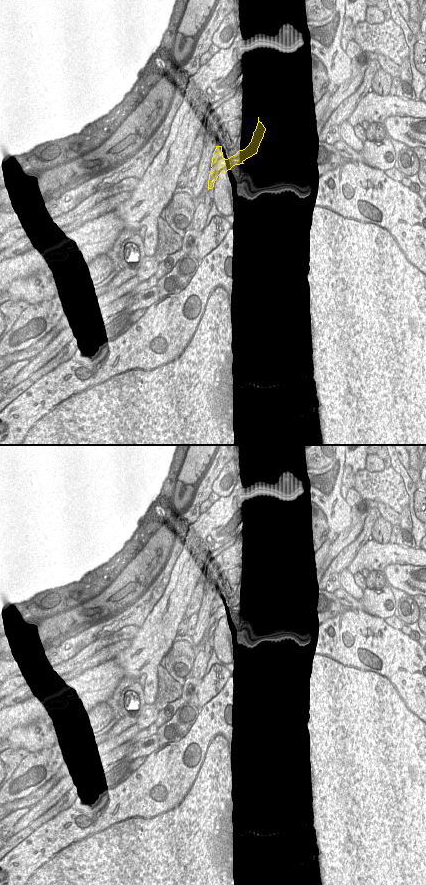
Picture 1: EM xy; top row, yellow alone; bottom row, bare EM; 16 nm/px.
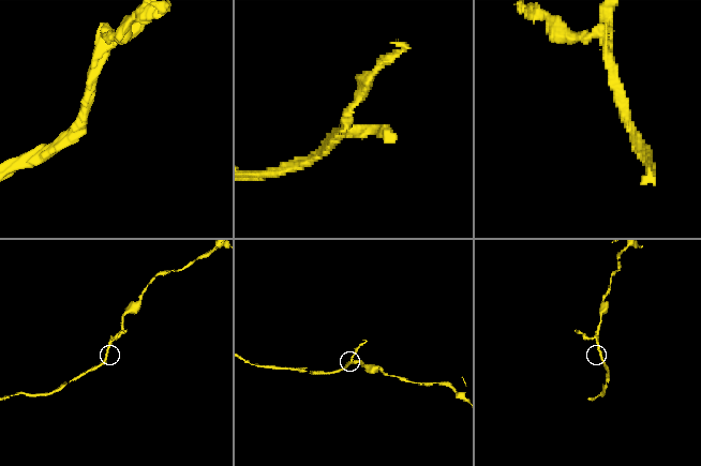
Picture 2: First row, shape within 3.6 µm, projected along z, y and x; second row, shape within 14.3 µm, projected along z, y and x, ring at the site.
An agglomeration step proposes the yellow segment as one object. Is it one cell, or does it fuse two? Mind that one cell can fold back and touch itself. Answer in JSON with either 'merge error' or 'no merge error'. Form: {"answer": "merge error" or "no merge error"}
{"answer": "merge error"}

